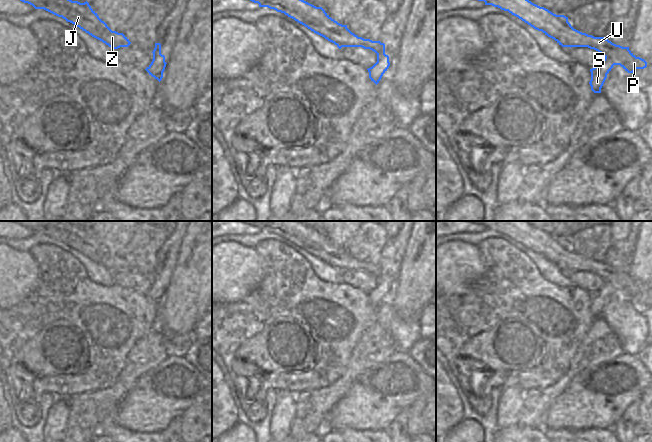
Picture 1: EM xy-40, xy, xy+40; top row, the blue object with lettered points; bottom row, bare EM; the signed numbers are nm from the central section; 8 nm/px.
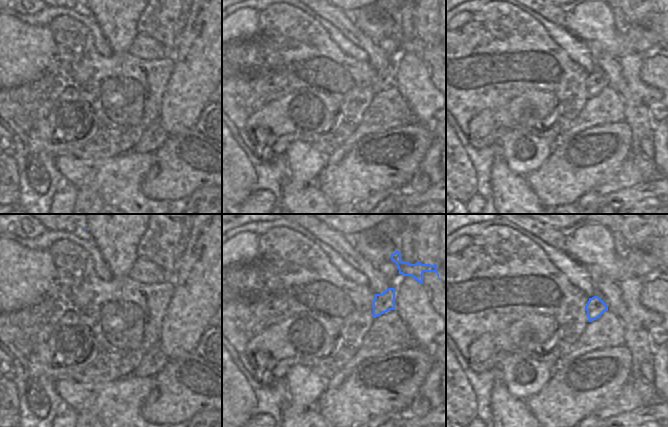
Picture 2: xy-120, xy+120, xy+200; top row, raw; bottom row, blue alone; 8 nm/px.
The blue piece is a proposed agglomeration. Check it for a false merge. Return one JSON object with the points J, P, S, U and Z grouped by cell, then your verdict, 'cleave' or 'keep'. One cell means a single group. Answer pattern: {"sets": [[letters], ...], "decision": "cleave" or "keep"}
{"sets": [["J", "P", "U", "Z"], ["S"]], "decision": "cleave"}

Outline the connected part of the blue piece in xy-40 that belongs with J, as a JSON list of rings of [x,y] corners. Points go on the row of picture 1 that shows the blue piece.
[[[20,0],[32,5],[35,9],[44,9],[58,17],[62,17],[92,37],[102,41],[112,49],[128,47],[131,42],[123,34],[112,31],[102,21],[86,1],[80,3],[72,0]]]

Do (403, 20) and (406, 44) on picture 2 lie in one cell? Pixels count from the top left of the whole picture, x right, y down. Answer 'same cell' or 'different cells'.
different cells

